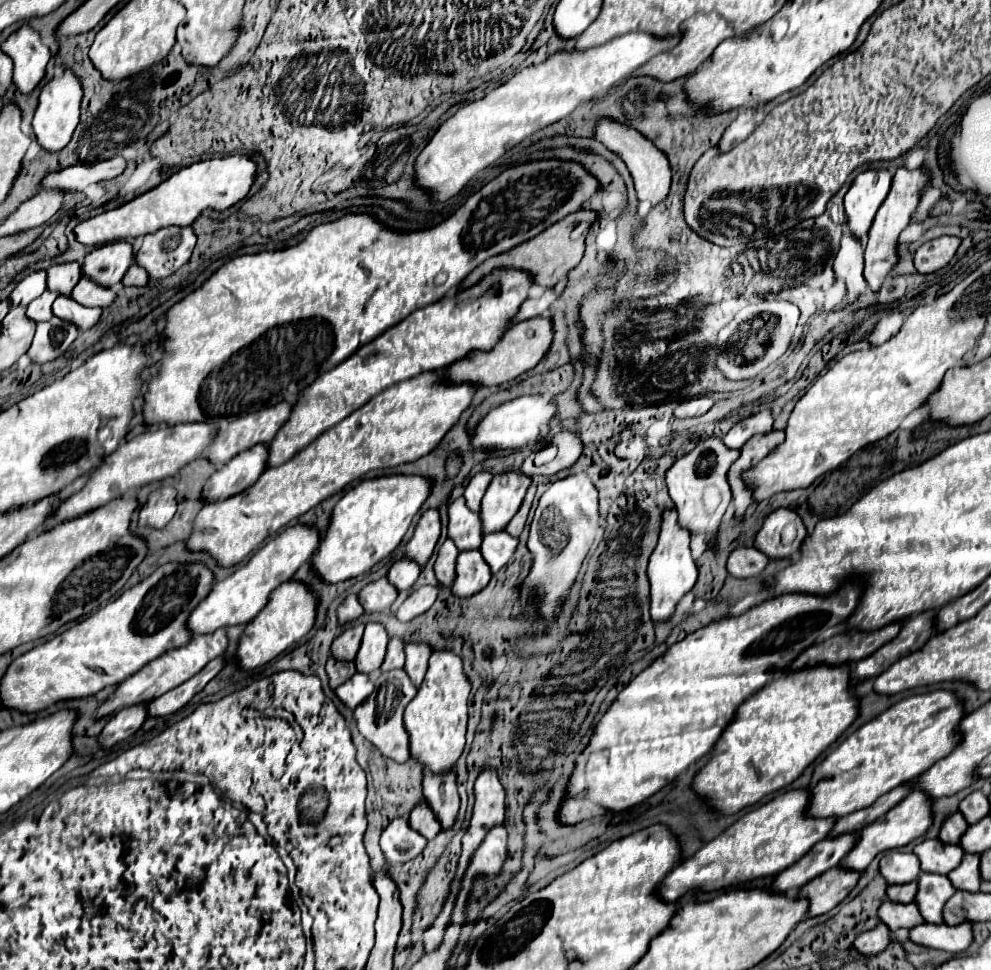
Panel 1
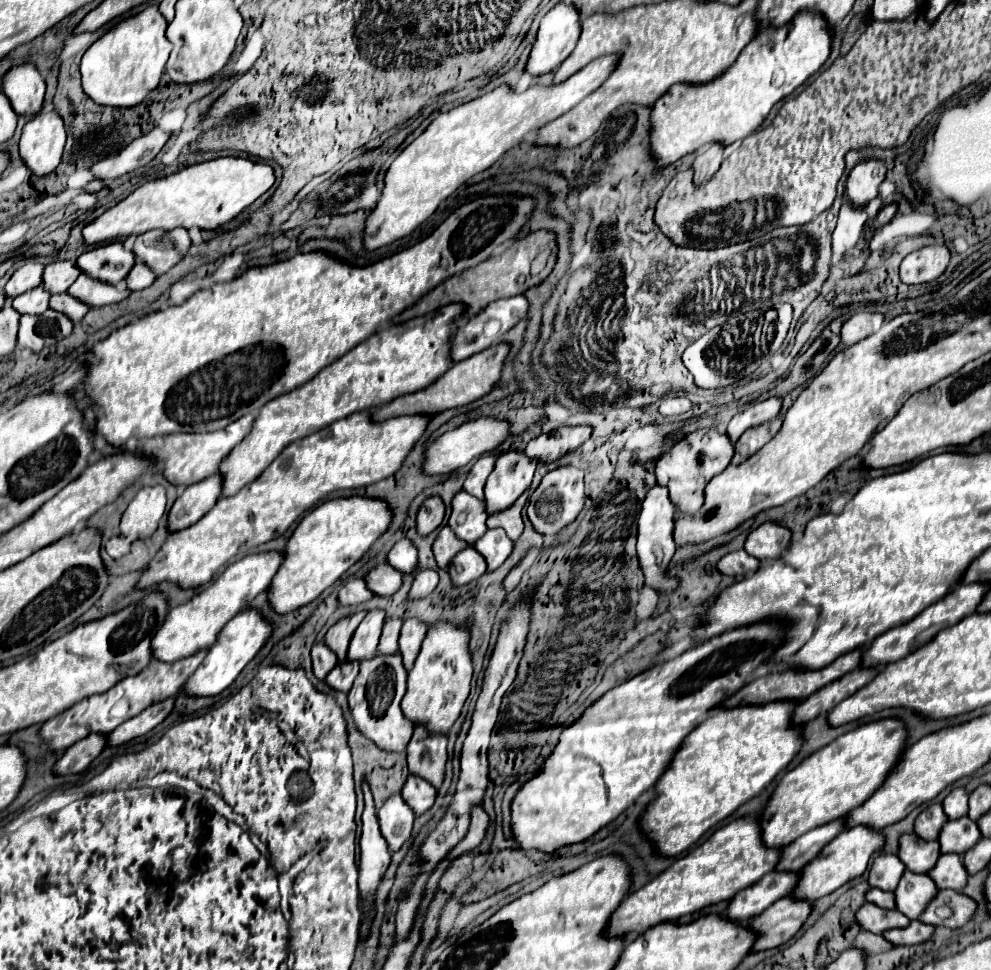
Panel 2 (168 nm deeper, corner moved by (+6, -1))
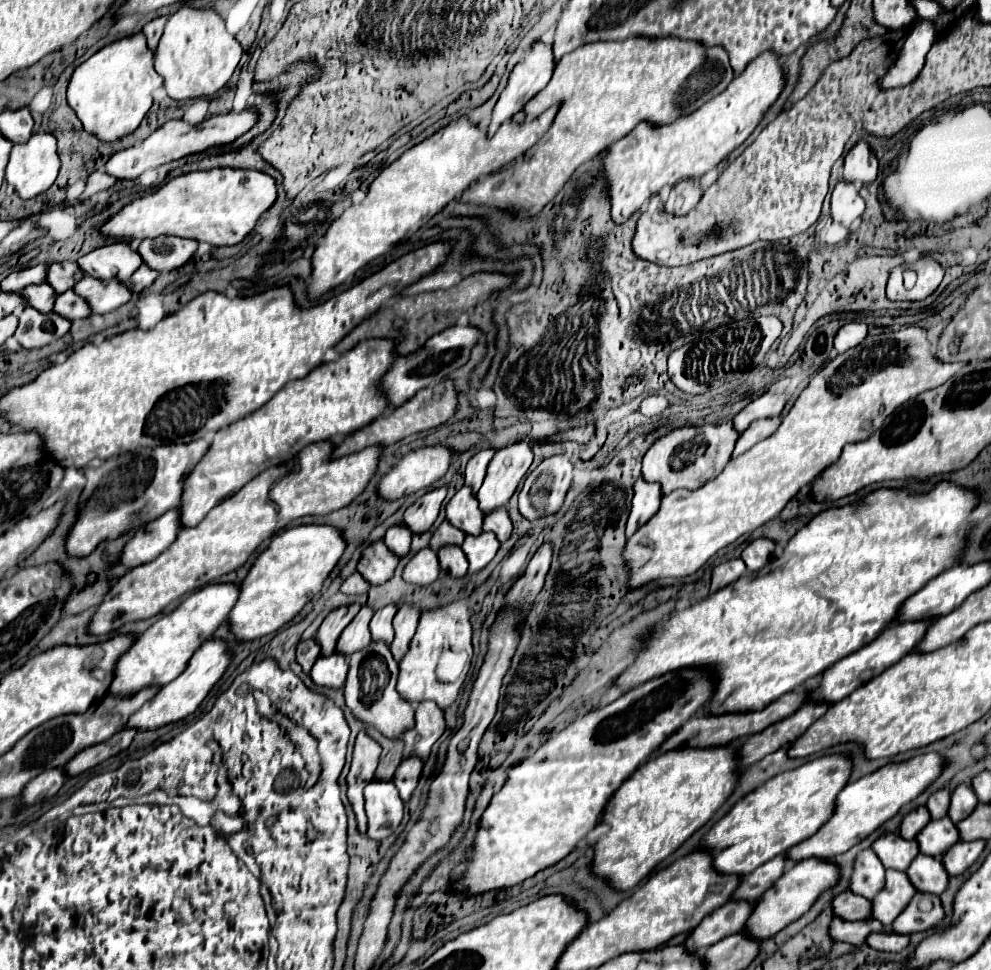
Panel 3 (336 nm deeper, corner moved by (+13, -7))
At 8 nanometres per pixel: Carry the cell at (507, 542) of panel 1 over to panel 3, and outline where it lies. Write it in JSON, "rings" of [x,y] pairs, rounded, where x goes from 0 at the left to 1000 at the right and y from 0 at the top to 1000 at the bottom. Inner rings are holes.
{"rings":[[[487,548],[481,555],[471,553],[465,567],[473,575],[473,592],[481,592],[499,575],[504,567],[504,557],[497,548]]]}

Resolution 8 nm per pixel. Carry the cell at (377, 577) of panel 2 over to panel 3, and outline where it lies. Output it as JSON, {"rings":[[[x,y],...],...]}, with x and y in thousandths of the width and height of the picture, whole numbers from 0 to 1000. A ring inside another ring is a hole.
{"rings":[[[382,557],[366,567],[360,588],[364,594],[368,594],[368,598],[374,604],[382,604],[397,594],[401,579],[403,579],[403,575],[395,567],[391,567],[391,563]]]}

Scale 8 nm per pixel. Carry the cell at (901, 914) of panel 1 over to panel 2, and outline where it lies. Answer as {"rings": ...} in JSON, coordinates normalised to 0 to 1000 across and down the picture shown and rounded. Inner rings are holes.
{"rings":[[[870,932],[868,938],[864,940],[864,951],[868,953],[870,959],[876,959],[880,963],[890,963],[892,959],[898,957],[912,957],[918,953],[918,948],[906,940],[906,938],[890,938],[884,932]]]}

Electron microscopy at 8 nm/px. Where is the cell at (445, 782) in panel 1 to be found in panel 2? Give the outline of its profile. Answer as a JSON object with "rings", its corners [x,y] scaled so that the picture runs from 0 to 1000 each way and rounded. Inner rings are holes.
{"rings":[[[420,751],[410,771],[412,792],[416,798],[426,800],[438,812],[446,808],[450,790],[450,757],[432,755],[432,751]]]}

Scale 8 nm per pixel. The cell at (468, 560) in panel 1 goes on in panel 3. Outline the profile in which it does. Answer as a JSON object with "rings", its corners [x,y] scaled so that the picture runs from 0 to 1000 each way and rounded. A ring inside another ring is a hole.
{"rings":[[[449,563],[449,565],[443,567],[441,573],[443,573],[443,581],[445,581],[447,592],[453,592],[457,596],[471,594],[473,577],[463,563]]]}

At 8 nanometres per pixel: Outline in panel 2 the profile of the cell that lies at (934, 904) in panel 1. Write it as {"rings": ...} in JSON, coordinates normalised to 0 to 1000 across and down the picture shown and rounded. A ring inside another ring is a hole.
{"rings":[[[918,897],[912,899],[908,911],[902,918],[904,938],[912,940],[918,948],[924,948],[928,940],[932,940],[932,932],[936,932],[945,924],[947,915],[940,911],[936,901],[922,901]]]}

